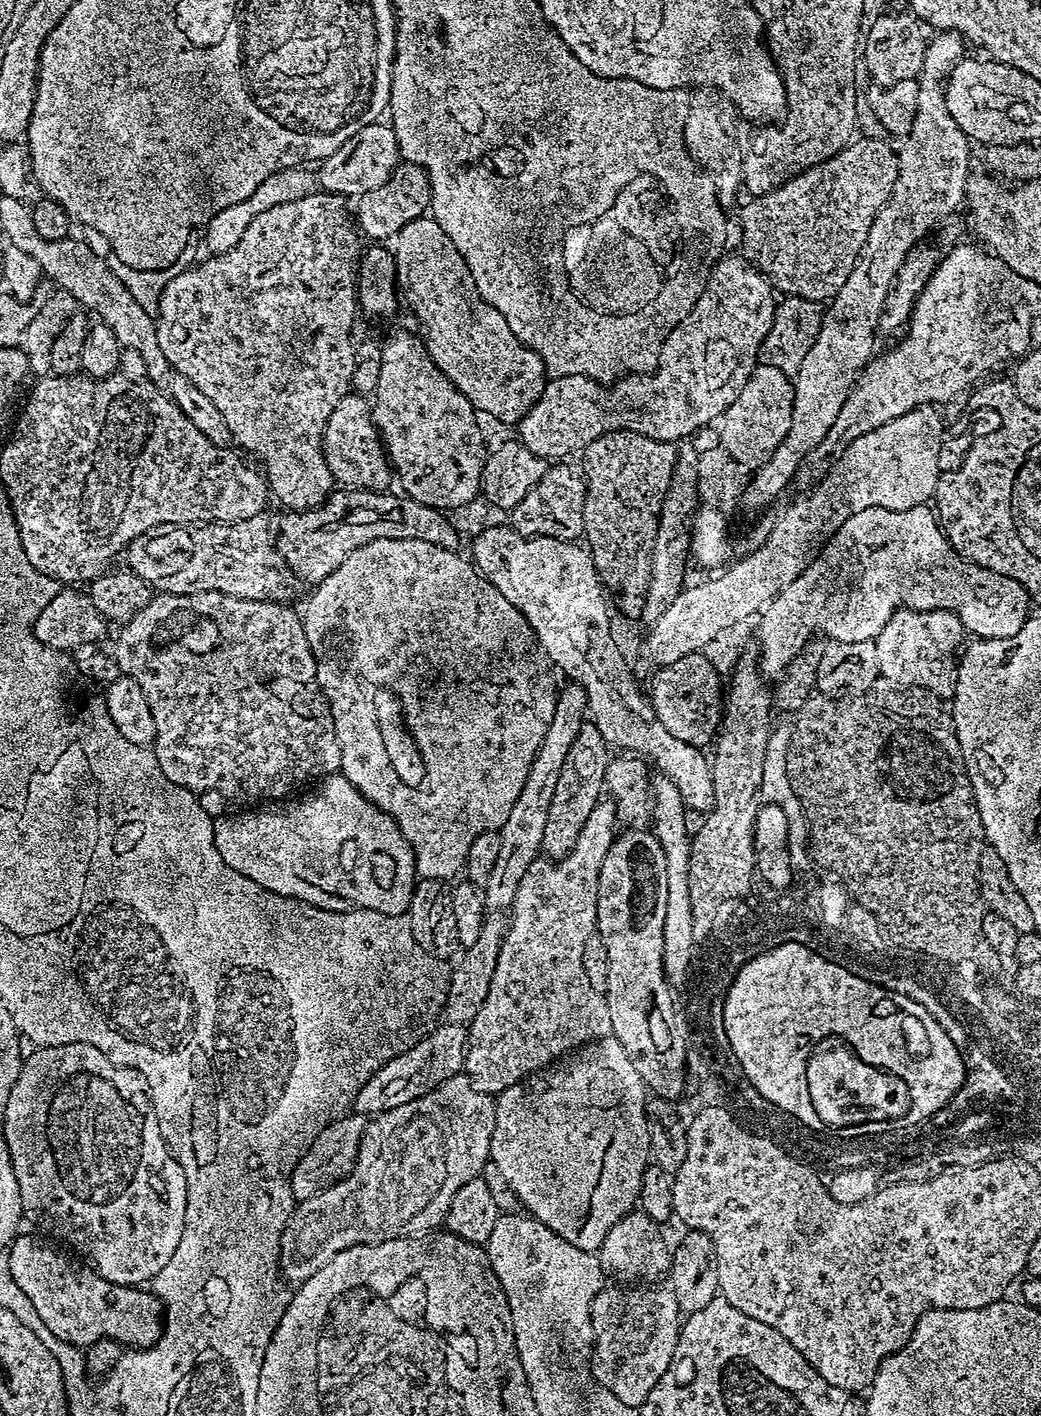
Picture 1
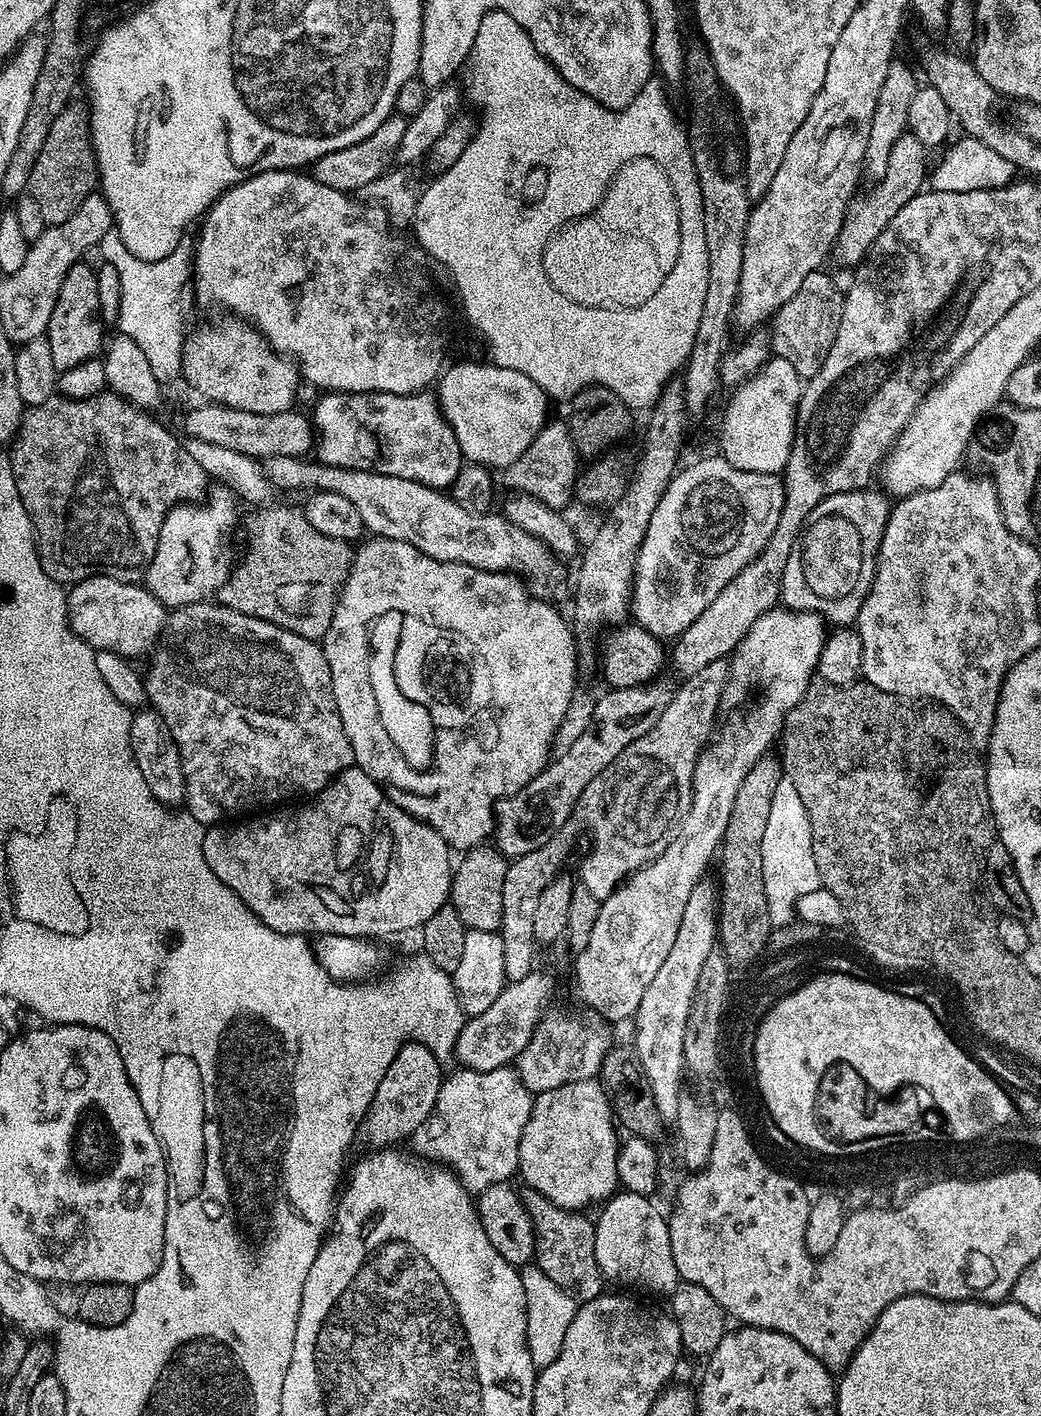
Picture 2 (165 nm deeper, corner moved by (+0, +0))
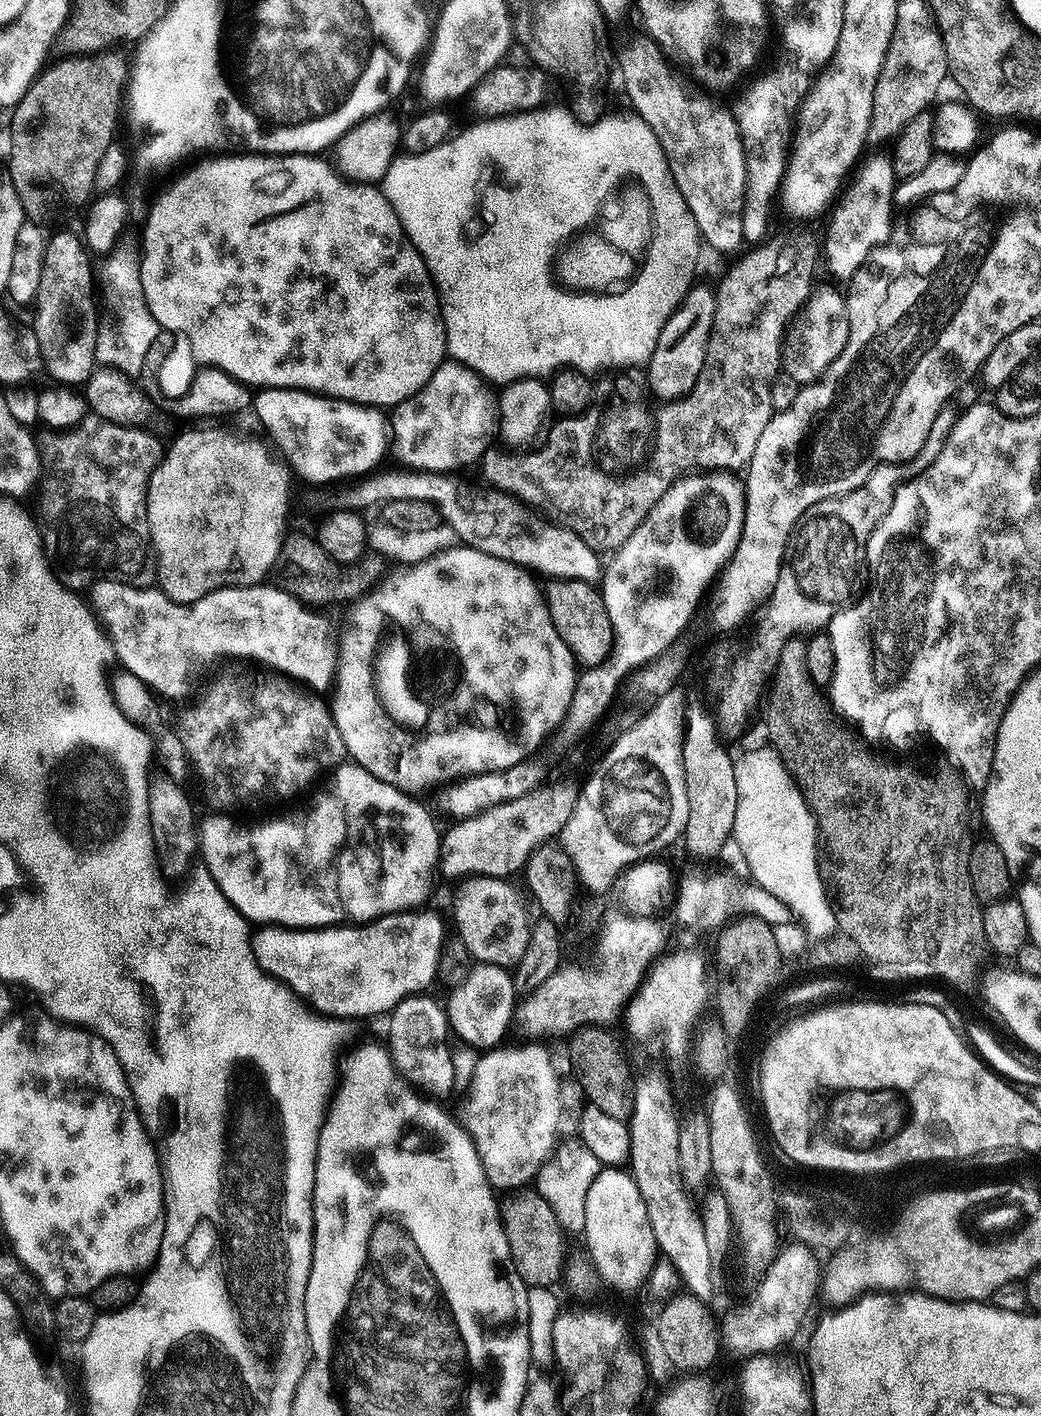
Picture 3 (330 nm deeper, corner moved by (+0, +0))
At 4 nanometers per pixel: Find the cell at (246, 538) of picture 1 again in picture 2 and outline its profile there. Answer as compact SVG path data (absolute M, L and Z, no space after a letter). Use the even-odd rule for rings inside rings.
M260 506L253 511L256 513L248 520L248 545L244 548L244 557L231 569L228 581L215 592L215 603L246 616L268 620L307 640L319 641L327 637L340 590L348 578L348 571L352 569L353 545L346 540L318 534L299 507L272 507Z

